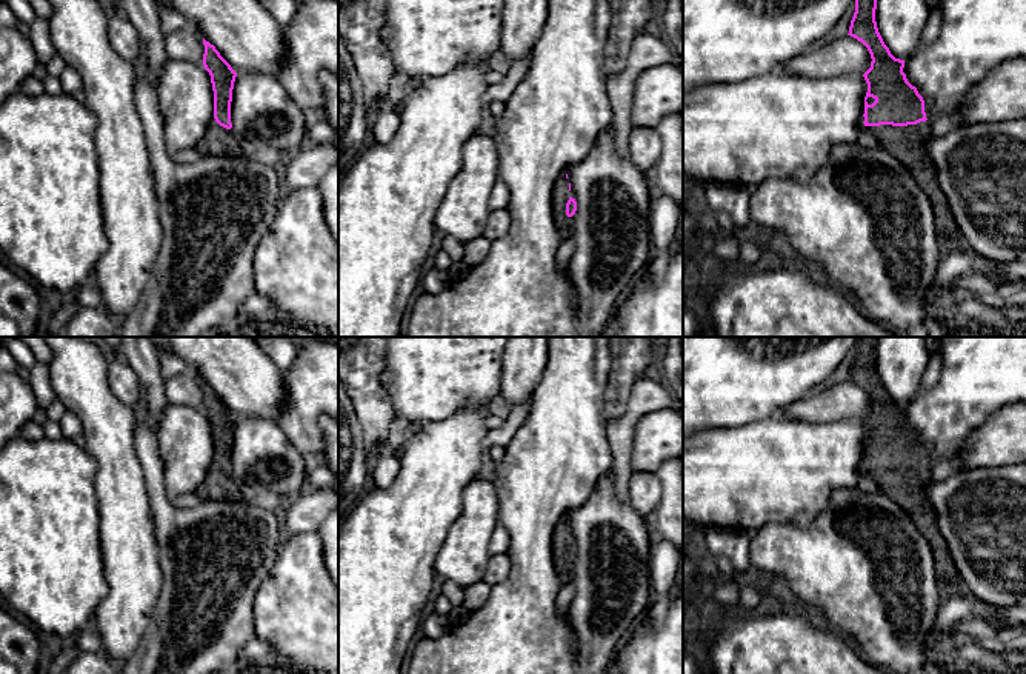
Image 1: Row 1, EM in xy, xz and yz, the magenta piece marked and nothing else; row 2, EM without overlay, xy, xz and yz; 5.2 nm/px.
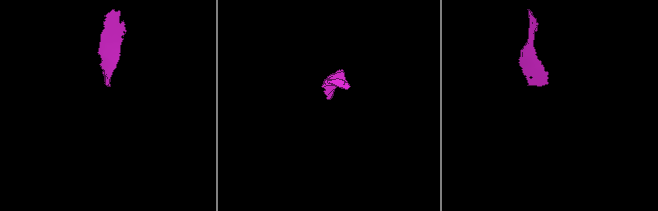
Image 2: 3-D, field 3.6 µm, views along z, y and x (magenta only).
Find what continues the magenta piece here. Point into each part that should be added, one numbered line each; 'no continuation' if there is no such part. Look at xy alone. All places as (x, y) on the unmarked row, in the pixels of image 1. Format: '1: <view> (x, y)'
1: xy (217, 485)

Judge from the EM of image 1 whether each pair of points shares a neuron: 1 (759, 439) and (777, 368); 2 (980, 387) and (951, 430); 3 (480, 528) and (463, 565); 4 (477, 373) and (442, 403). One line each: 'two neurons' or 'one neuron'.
1: two neurons
2: one neuron
3: one neuron
4: one neuron

